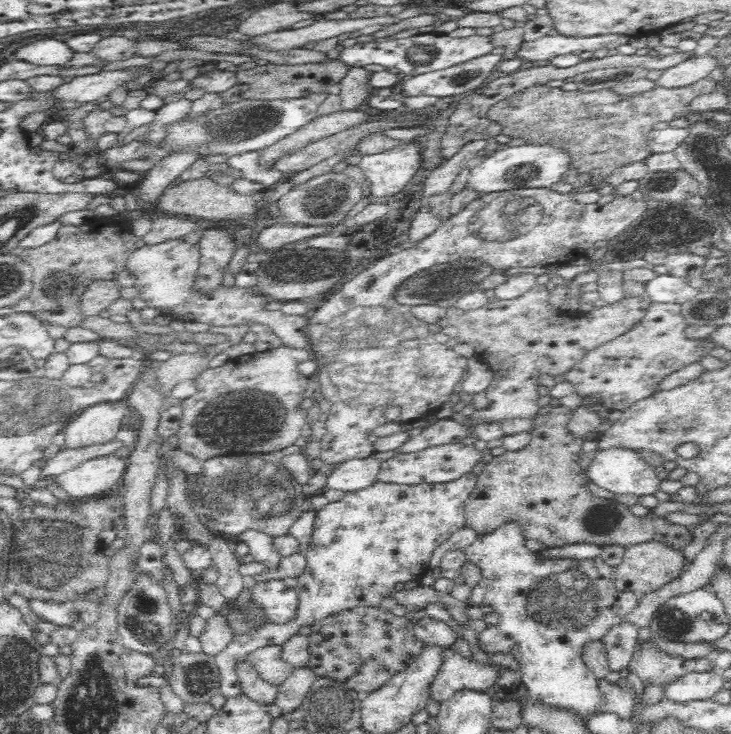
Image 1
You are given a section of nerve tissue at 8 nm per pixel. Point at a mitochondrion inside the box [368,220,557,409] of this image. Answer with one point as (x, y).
(441, 280)

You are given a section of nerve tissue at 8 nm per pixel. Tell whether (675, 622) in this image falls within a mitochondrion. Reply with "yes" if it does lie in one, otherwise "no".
yes

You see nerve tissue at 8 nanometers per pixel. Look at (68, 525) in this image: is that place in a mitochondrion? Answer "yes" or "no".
yes

